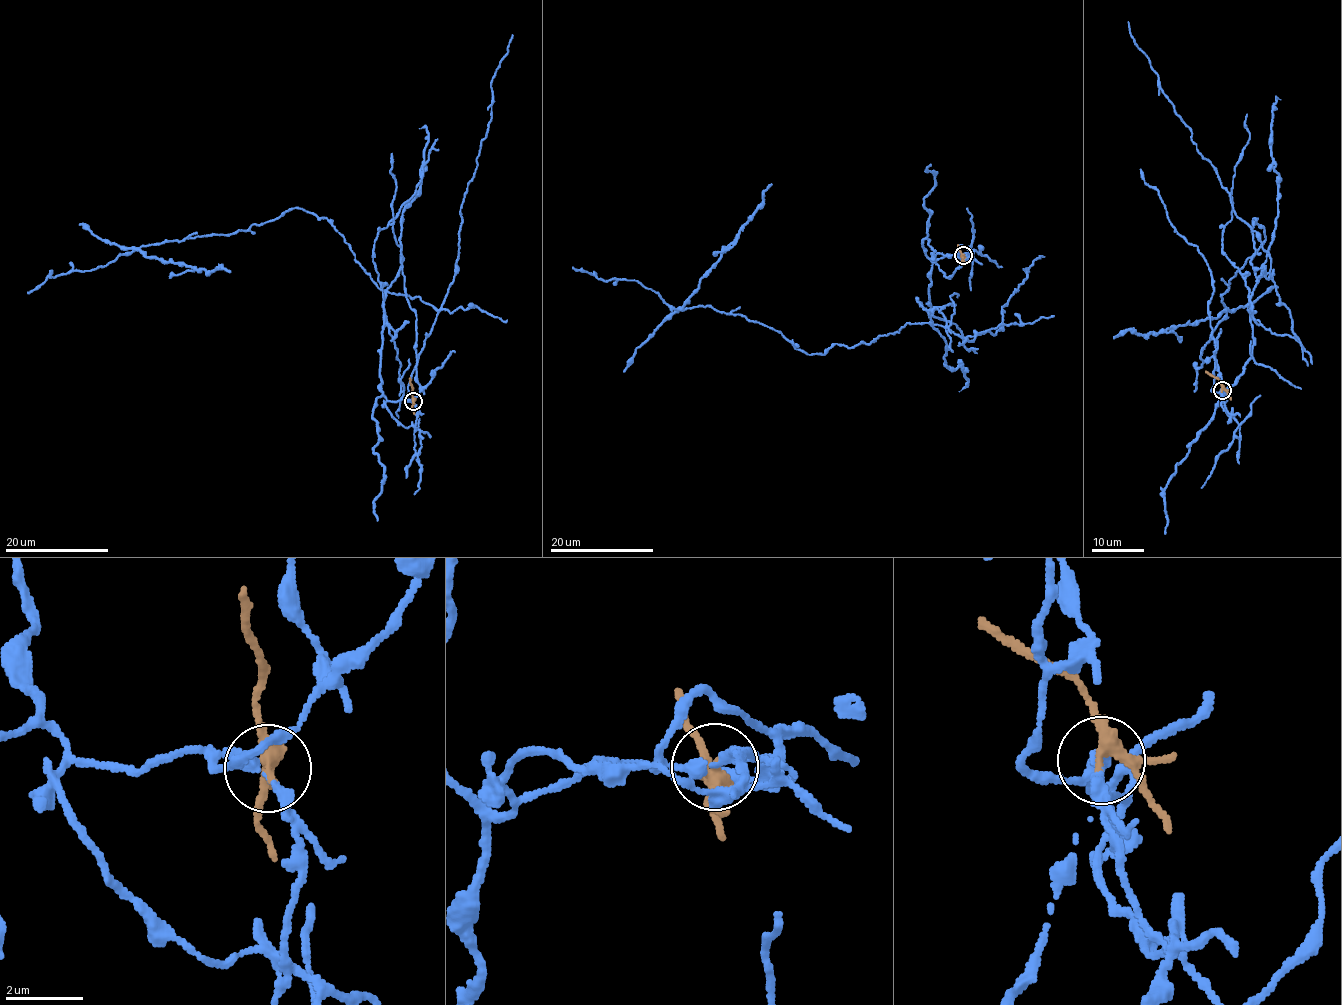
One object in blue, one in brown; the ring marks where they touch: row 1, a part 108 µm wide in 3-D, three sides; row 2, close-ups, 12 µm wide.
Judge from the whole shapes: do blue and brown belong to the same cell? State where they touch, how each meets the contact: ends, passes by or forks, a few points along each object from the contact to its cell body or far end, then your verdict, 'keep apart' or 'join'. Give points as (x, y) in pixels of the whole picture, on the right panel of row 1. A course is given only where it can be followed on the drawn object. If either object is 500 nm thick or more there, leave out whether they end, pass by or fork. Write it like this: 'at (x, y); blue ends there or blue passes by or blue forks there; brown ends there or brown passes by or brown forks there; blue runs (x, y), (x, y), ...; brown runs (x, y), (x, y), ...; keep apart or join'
at (1222, 390); blue passes by; brown forks there; blue runs (1222, 390), (1252, 353), (1258, 219), (1265, 240), (1229, 281), (1216, 317), (1114, 339); brown runs (1222, 389), (1221, 382), (1205, 370); keep apart

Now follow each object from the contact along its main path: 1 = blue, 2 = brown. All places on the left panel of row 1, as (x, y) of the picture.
1: (412, 401), (389, 400), (380, 390), (385, 292), (325, 218), (293, 208), (246, 230), (139, 248), (230, 272)
2: (413, 401), (410, 377)

